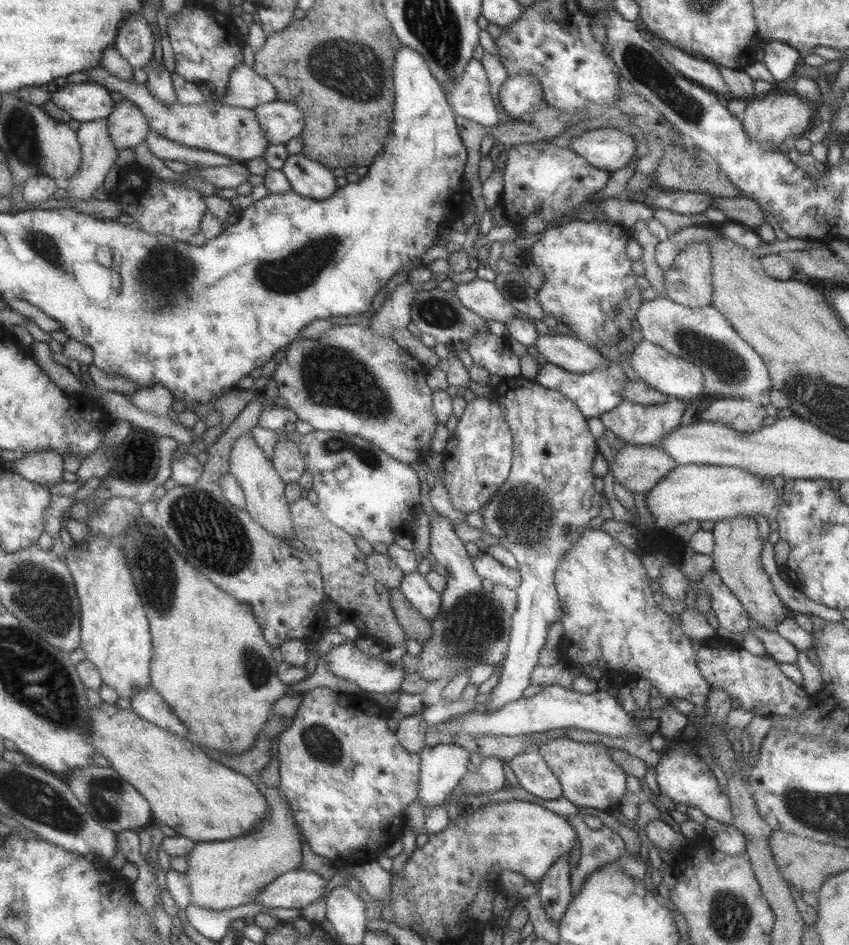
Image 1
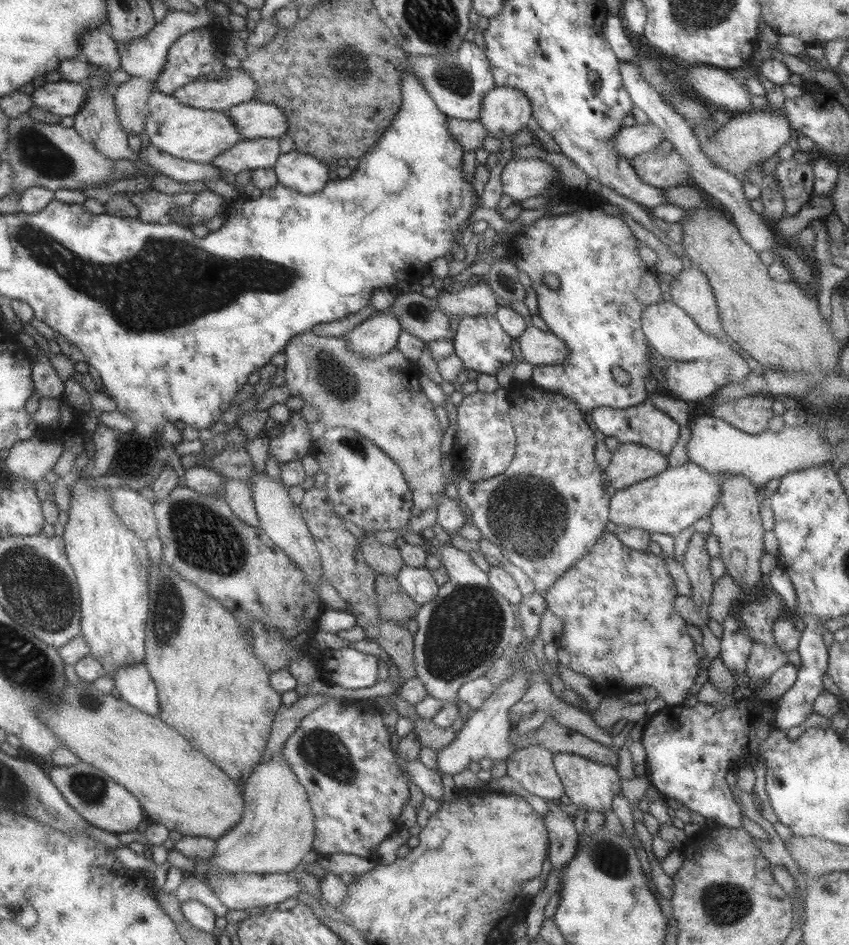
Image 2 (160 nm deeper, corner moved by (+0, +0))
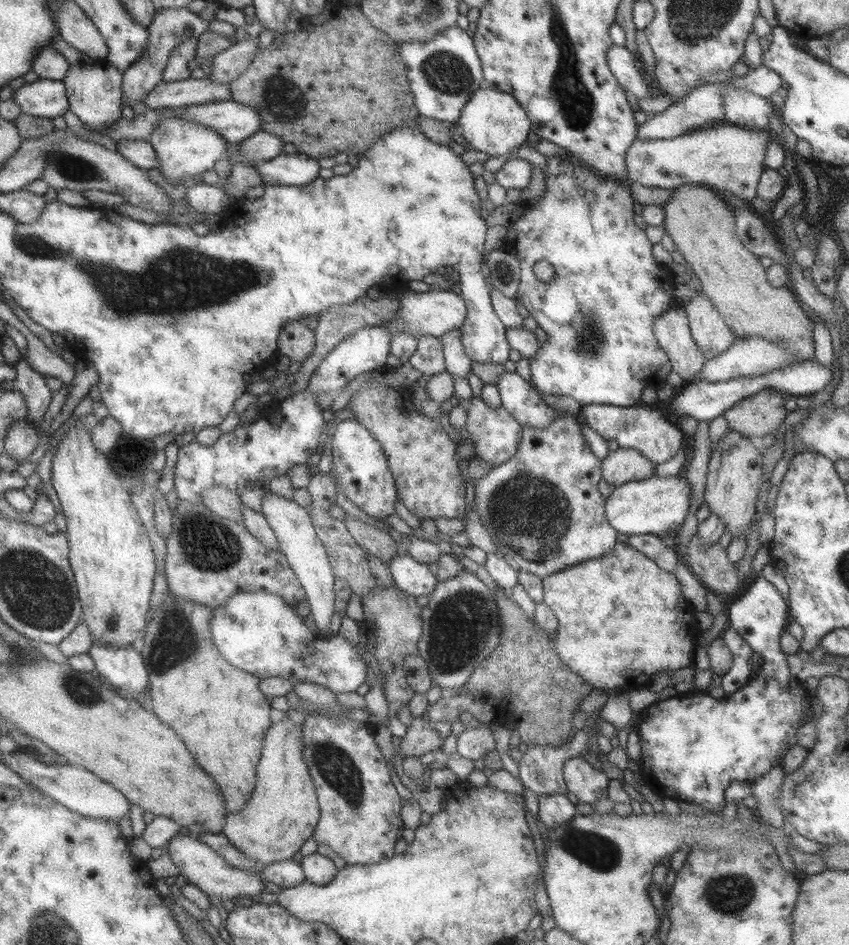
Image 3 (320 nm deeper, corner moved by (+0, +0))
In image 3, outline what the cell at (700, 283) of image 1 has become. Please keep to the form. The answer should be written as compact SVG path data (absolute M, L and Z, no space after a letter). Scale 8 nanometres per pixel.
M696 292L697 295L692 299L683 300L687 301L683 308L693 342L702 358L709 360L725 352L737 338L711 301L702 292Z

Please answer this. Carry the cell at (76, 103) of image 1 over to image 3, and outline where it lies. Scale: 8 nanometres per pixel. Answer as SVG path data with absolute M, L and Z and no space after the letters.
M38 78L31 83L24 82L10 98L22 114L29 116L54 119L69 110L64 84L60 80Z

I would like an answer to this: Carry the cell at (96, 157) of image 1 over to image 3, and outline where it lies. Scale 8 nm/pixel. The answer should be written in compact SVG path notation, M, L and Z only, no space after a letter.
M85 59L78 67L69 65L60 81L64 84L69 111L86 125L84 128L103 132L121 118L122 71L117 67L105 60Z

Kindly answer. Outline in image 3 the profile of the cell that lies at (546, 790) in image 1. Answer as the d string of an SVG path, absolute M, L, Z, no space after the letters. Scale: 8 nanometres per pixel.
M581 729L560 747L524 747L518 764L521 784L536 795L567 794L561 774L563 763L573 756L582 756L589 742L587 732Z

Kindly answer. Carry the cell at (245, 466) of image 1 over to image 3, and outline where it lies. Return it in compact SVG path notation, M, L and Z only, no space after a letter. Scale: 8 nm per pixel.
M268 492L262 498L261 506L260 513L274 532L283 556L286 556L286 561L295 573L299 585L304 589L316 631L320 634L330 634L329 623L334 614L333 582L335 582L335 576L325 549L311 524L307 510L292 500L273 496Z

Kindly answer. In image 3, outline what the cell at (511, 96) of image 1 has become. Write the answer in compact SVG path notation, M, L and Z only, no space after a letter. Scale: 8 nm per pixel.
M488 85L472 92L463 104L459 118L454 122L461 131L461 137L471 149L487 157L515 155L517 148L527 143L531 122L521 109L521 105L508 92L499 92Z

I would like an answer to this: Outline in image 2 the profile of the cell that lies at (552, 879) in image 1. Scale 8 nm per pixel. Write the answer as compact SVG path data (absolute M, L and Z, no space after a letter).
M546 799L546 810L542 819L548 838L547 857L551 867L561 871L573 858L577 846L573 817L561 810L553 799Z

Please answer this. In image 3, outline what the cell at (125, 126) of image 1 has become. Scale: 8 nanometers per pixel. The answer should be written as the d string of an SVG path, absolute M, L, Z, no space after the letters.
M158 8L151 22L146 26L146 45L140 59L122 70L122 94L127 96L128 100L143 102L145 95L161 82L163 69L170 52L188 38L198 37L199 34L205 32L208 24L209 22L205 22L199 17L198 10L195 9Z

